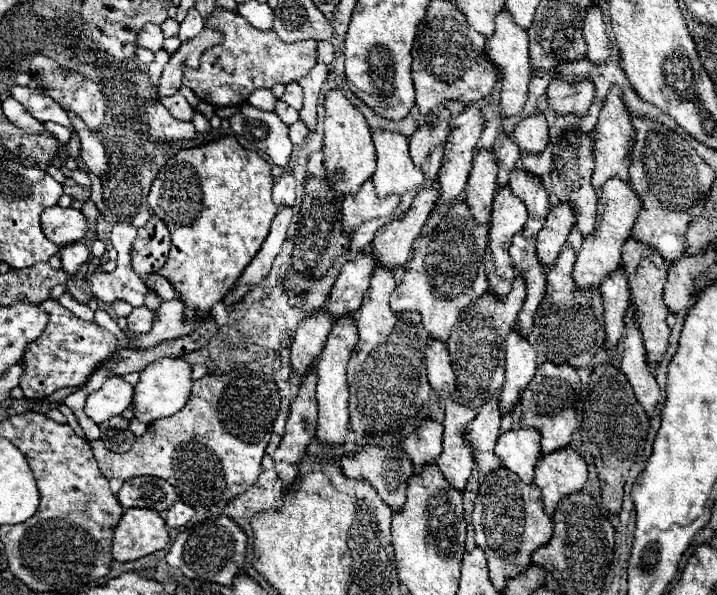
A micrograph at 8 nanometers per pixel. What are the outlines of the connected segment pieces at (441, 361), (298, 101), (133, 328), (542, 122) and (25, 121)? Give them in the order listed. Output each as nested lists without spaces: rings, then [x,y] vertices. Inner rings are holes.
[[[432,340],[426,350],[426,370],[428,370],[428,382],[436,392],[454,394],[456,392],[456,376],[448,358],[446,344]]]
[[[298,82],[288,84],[288,86],[286,86],[286,92],[284,92],[284,96],[282,96],[280,100],[284,100],[284,102],[290,104],[290,106],[294,106],[296,110],[300,110],[300,108],[302,108],[302,100],[304,100],[304,92],[302,92],[300,84],[298,84]]]
[[[140,306],[140,308],[134,308],[132,314],[130,314],[126,320],[128,320],[130,332],[134,332],[134,334],[144,334],[144,332],[150,332],[150,330],[152,330],[154,312],[148,310],[146,306]]]
[[[544,114],[528,116],[522,122],[518,122],[512,140],[520,146],[520,152],[540,154],[548,144],[548,124]]]
[[[8,96],[6,100],[2,100],[2,108],[4,108],[4,116],[18,128],[26,130],[26,132],[44,132],[42,122],[36,122],[36,118],[32,118],[26,108],[14,100],[12,96]]]

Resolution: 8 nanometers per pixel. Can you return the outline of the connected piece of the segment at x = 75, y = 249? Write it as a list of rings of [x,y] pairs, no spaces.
[[[74,242],[74,244],[68,244],[60,250],[60,260],[62,260],[62,268],[68,272],[68,274],[76,274],[82,264],[88,260],[90,252],[86,248],[86,244],[82,242]]]

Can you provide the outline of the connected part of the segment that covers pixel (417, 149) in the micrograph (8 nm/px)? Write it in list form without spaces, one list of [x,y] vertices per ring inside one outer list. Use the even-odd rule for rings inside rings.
[[[442,120],[438,124],[426,124],[420,126],[412,136],[410,136],[410,156],[412,162],[420,168],[422,162],[428,158],[430,154],[430,146],[438,146],[444,144],[448,136],[448,122]]]

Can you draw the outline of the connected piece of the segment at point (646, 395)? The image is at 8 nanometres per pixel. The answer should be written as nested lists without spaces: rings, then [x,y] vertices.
[[[634,320],[628,322],[620,366],[622,366],[622,372],[626,374],[638,402],[644,406],[648,416],[652,416],[658,406],[660,388],[656,384],[656,378],[652,378],[652,370],[646,364],[646,350],[642,344],[642,334],[638,332],[638,326]]]

